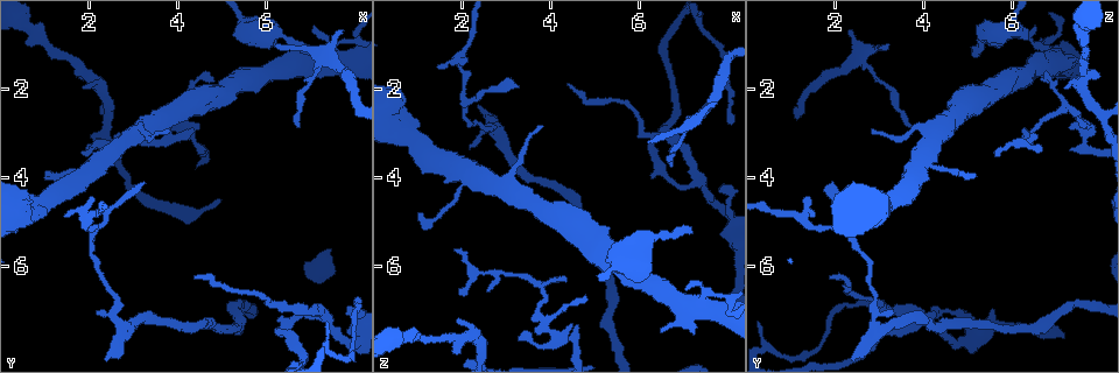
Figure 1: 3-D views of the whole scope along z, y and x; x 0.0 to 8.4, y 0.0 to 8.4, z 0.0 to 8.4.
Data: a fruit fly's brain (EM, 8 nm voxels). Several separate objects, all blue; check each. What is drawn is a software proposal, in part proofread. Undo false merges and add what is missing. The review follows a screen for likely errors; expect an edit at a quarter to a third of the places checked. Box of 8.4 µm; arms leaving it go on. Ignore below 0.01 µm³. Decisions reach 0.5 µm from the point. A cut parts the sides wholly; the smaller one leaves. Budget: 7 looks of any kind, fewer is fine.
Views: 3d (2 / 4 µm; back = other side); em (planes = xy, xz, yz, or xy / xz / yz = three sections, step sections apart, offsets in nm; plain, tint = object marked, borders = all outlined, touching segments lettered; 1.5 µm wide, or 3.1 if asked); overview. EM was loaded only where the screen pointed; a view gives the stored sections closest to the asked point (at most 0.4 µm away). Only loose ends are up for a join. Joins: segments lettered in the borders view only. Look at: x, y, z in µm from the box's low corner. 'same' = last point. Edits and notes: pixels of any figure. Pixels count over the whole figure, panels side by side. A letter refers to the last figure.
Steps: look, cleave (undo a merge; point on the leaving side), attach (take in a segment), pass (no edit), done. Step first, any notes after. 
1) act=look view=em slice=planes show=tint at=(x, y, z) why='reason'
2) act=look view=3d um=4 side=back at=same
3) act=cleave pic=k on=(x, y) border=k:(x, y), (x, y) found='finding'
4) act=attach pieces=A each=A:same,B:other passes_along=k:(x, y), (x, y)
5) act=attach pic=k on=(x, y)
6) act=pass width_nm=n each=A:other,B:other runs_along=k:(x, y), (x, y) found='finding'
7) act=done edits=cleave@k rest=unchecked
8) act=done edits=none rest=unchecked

act=look view=em slice=planes show=tint at=(2.25, 3.20, 6.10) why='abrupt turn'

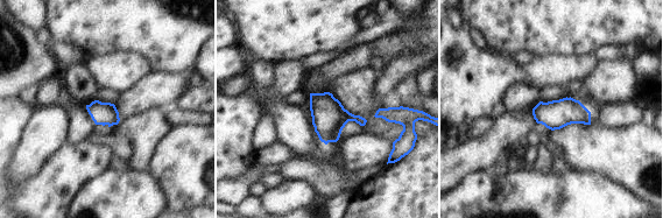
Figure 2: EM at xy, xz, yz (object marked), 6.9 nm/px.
act=look view=em slice=planes show=borders at=same

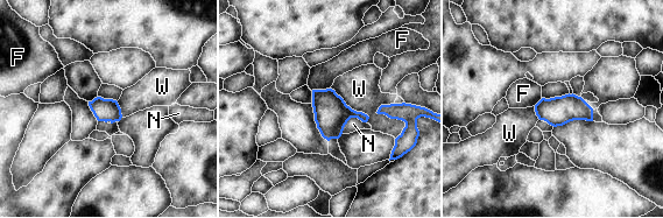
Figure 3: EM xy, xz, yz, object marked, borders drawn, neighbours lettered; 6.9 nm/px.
act=pass width_nm=160 each=F:other,N:other,W:other border=3:(381, 104), (404, 122), (395, 139) found='all the same cell'

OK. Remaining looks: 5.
act=look view=3d um=2 at=(7.20, 1.30, 5.30) why='free end'

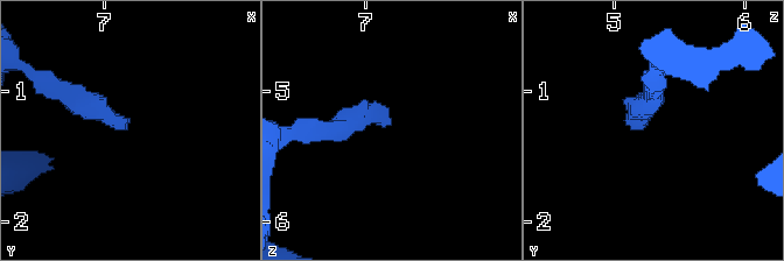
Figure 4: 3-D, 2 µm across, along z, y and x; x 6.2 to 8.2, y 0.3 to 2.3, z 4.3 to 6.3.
act=look view=em slice=planes show=borders at=(7.18, 1.28, 5.24)

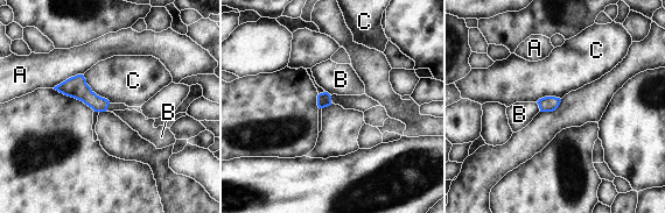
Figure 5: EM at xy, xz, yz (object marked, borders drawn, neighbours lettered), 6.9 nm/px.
act=pass width_nm=100 each=A:other,B:other,C:other border=5:(82, 75), (85, 83), (110, 103) found='no lettered segment goes on from it'

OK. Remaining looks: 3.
act=look view=3d um=2 at=(6.70, 2.90, 3.75) why='thin end'

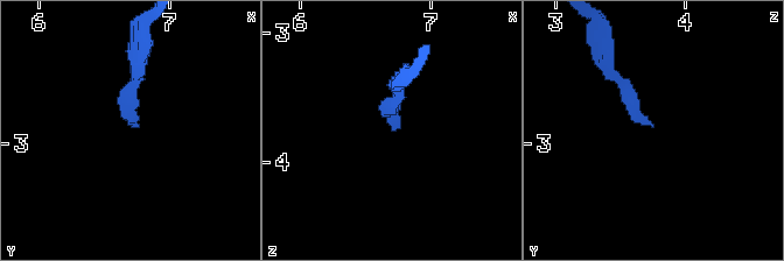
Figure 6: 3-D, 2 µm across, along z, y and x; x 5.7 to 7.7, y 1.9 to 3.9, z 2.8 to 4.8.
act=look view=em slice=xz step=4 show=tint at=(6.76, 2.86, 3.72) why='shape alone is not enough'

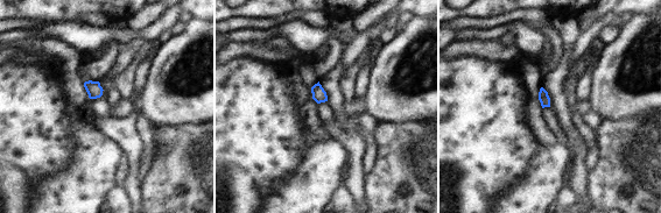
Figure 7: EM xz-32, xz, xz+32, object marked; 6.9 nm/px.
act=look view=em slice=planes show=borders at=same why='cut it another way'

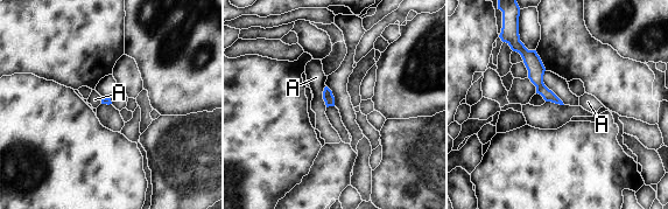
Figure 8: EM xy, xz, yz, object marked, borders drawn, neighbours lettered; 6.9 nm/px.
act=pass each=A:other runs_along=8:(518, 47), (555, 99) found='no lettered segment goes on from it'

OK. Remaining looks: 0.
act=done edits=none rest=unchecked

